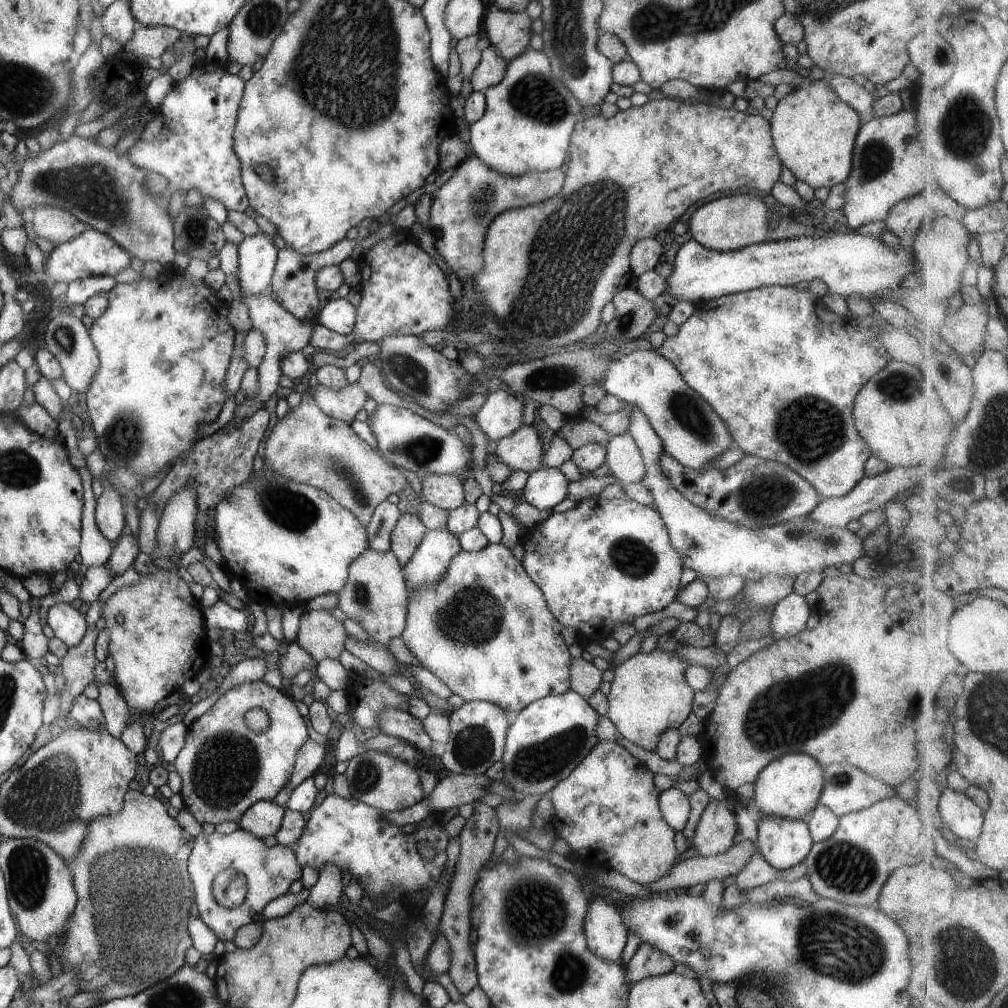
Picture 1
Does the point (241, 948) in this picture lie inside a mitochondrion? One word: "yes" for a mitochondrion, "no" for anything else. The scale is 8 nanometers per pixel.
no

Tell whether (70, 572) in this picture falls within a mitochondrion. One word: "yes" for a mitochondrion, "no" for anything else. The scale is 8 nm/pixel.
no

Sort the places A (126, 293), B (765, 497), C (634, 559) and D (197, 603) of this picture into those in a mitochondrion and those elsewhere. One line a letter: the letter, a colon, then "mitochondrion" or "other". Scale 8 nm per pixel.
A: other
B: mitochondrion
C: mitochondrion
D: other

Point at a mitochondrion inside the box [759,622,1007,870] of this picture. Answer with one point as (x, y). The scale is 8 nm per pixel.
(840, 779)

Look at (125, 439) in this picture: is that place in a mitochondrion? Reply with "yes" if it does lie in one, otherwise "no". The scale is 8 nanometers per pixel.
yes

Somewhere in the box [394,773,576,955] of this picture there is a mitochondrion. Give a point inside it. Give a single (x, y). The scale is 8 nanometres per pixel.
(541, 909)

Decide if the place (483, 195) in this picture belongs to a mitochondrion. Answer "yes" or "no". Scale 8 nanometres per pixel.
yes

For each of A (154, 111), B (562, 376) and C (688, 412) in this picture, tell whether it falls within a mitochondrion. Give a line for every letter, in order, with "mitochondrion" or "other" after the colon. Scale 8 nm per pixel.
A: other
B: mitochondrion
C: mitochondrion

